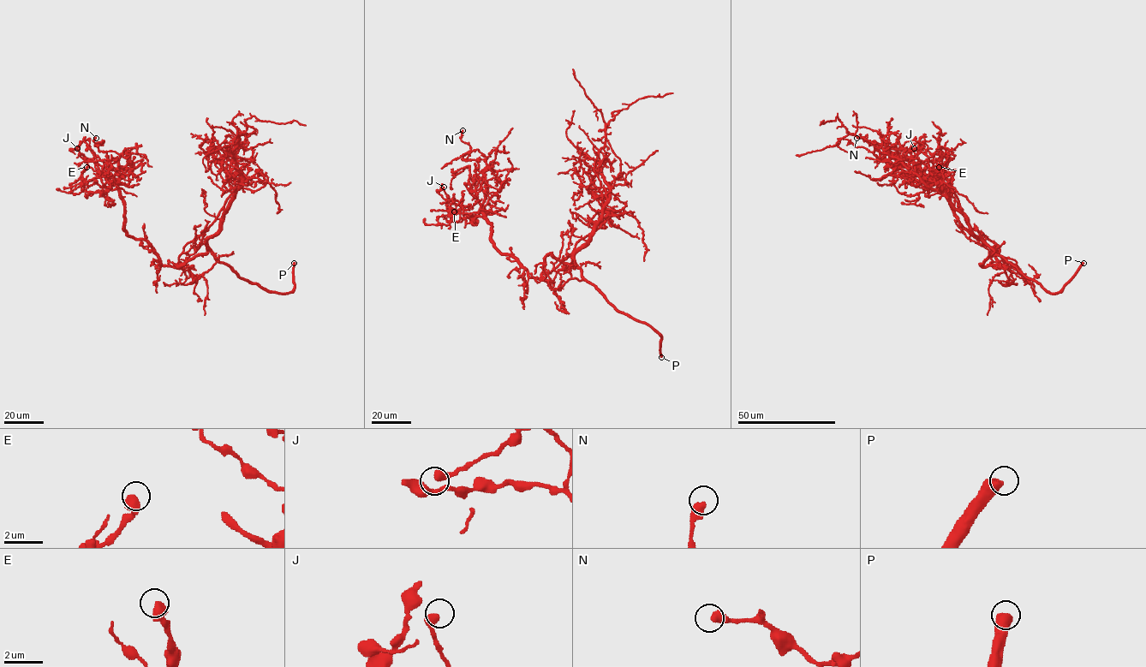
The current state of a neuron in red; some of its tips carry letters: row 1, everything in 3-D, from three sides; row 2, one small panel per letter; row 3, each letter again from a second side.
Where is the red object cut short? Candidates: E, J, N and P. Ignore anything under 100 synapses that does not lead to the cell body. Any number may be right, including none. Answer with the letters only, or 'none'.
P

